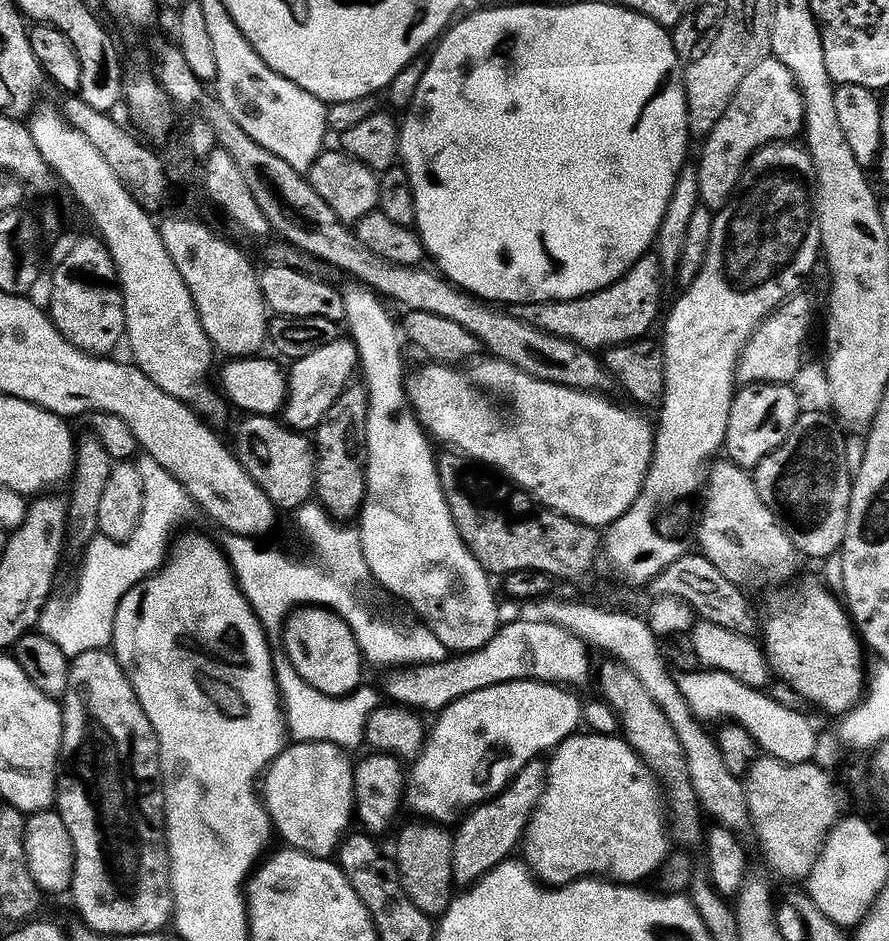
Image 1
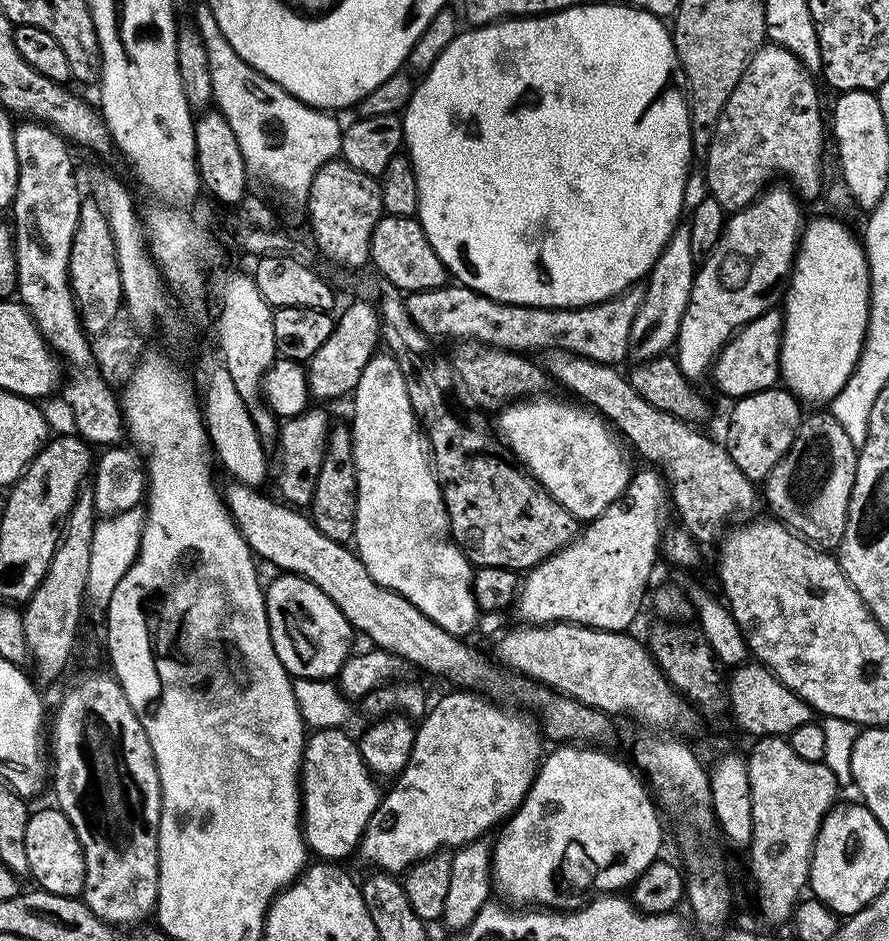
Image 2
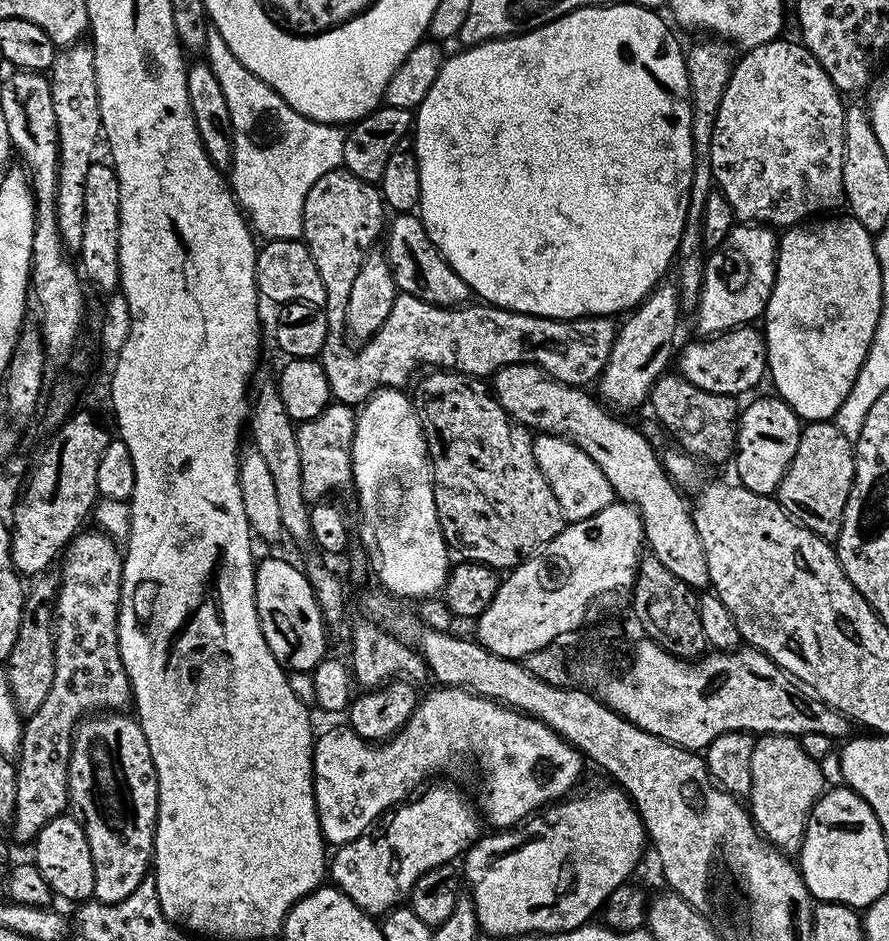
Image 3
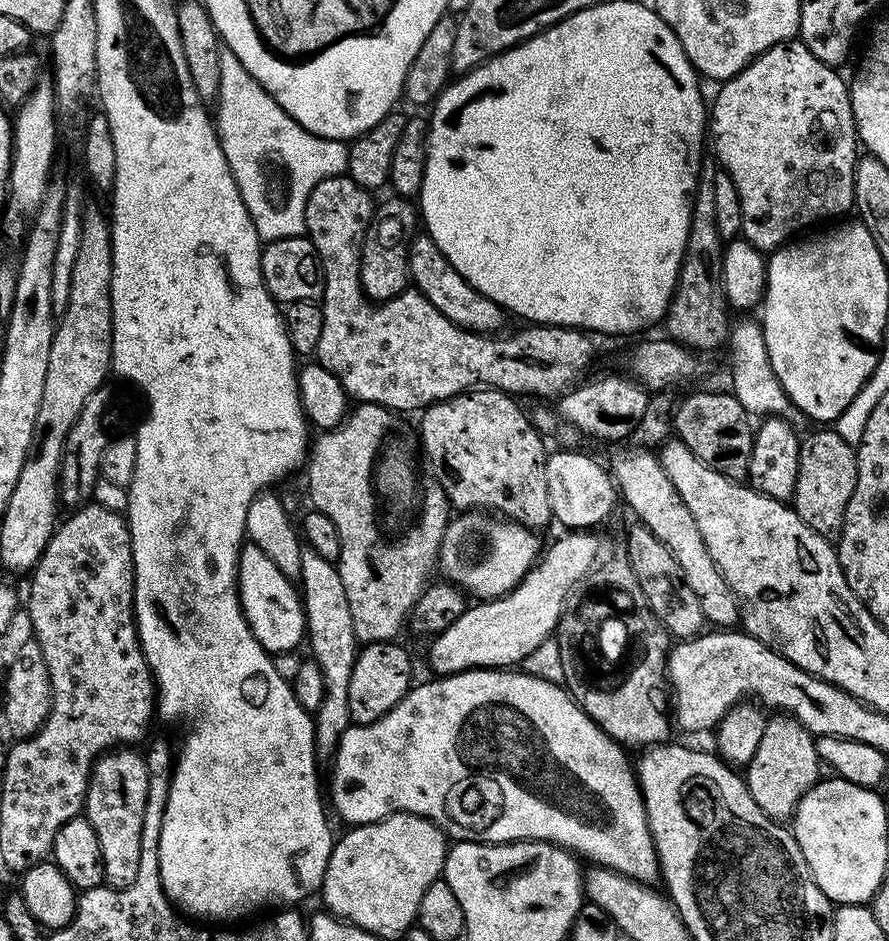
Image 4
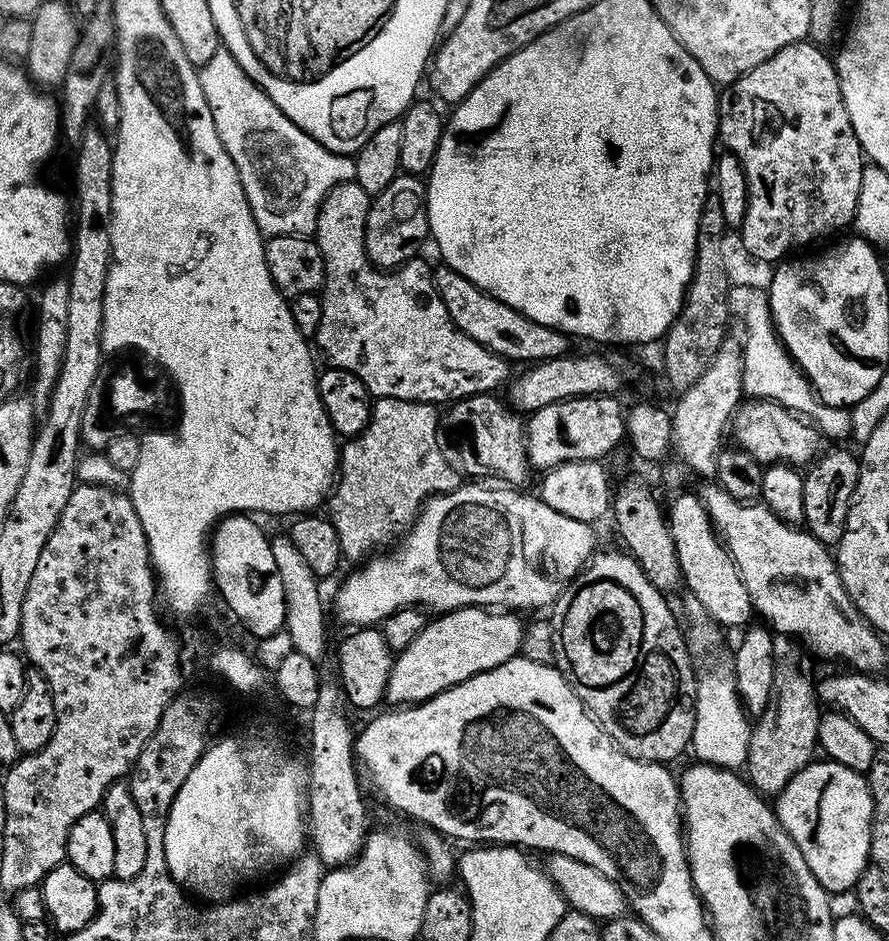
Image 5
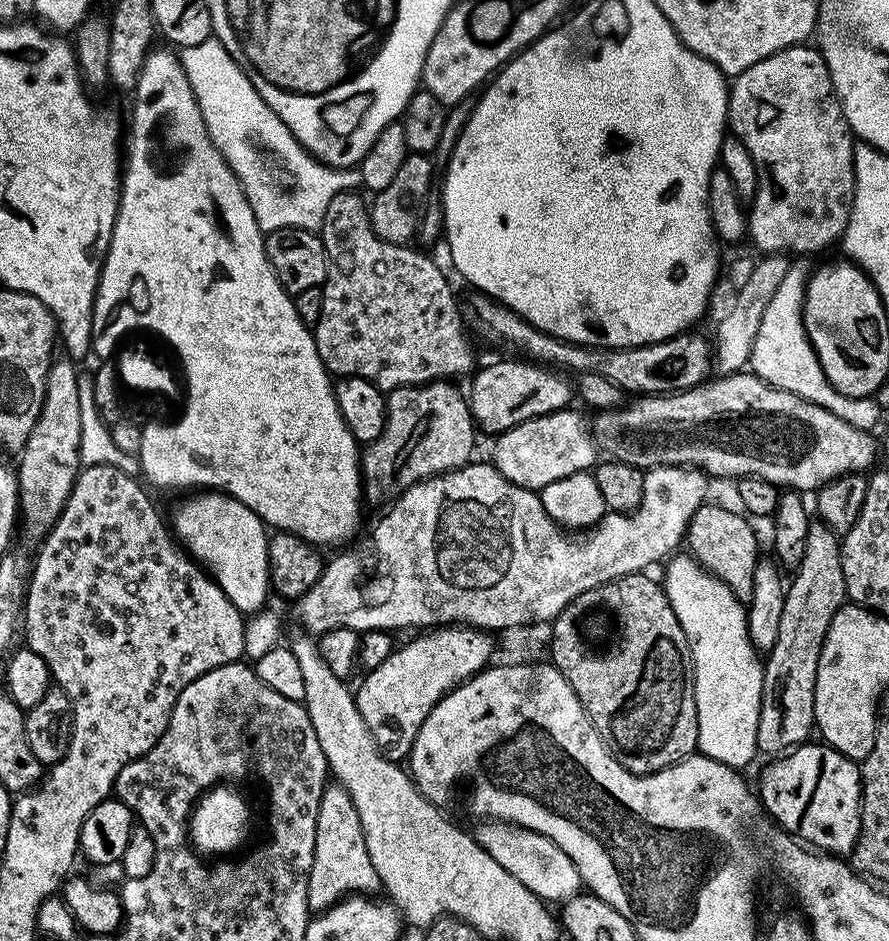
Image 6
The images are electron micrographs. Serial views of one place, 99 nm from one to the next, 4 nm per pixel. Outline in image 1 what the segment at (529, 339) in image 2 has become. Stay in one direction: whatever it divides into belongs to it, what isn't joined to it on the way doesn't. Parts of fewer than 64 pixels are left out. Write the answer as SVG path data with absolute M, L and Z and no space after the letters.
M649 250L644 253L630 270L613 284L608 284L604 288L599 288L597 292L591 292L585 296L575 296L569 300L535 300L529 304L511 305L510 312L516 318L525 320L532 327L537 327L540 331L558 335L559 338L569 339L570 342L577 343L578 346L586 346L593 350L603 350L612 348L615 344L625 344L631 340L639 340L647 337L652 328L652 323L661 315L660 299L664 296L664 277L666 271L659 262L655 251Z

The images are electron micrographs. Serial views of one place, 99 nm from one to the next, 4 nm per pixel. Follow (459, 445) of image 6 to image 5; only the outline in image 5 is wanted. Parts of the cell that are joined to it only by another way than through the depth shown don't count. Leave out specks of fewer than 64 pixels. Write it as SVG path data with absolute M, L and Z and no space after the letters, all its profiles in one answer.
M402 398L373 399L372 417L366 430L341 447L338 479L326 501L326 515L334 530L338 530L340 554L345 561L363 561L373 555L374 550L391 545L412 527L425 500L460 487L461 473L452 469L447 454L440 449L440 424L442 428L442 412L435 404L410 402Z

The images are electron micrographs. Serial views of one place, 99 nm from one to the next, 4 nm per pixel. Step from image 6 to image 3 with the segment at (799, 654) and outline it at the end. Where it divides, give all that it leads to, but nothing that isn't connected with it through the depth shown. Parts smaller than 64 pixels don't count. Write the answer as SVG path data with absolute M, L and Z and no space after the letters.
M764 734L756 740L750 770L750 811L760 835L785 854L799 853L804 844L808 815L826 788L817 757L806 754L797 737Z

